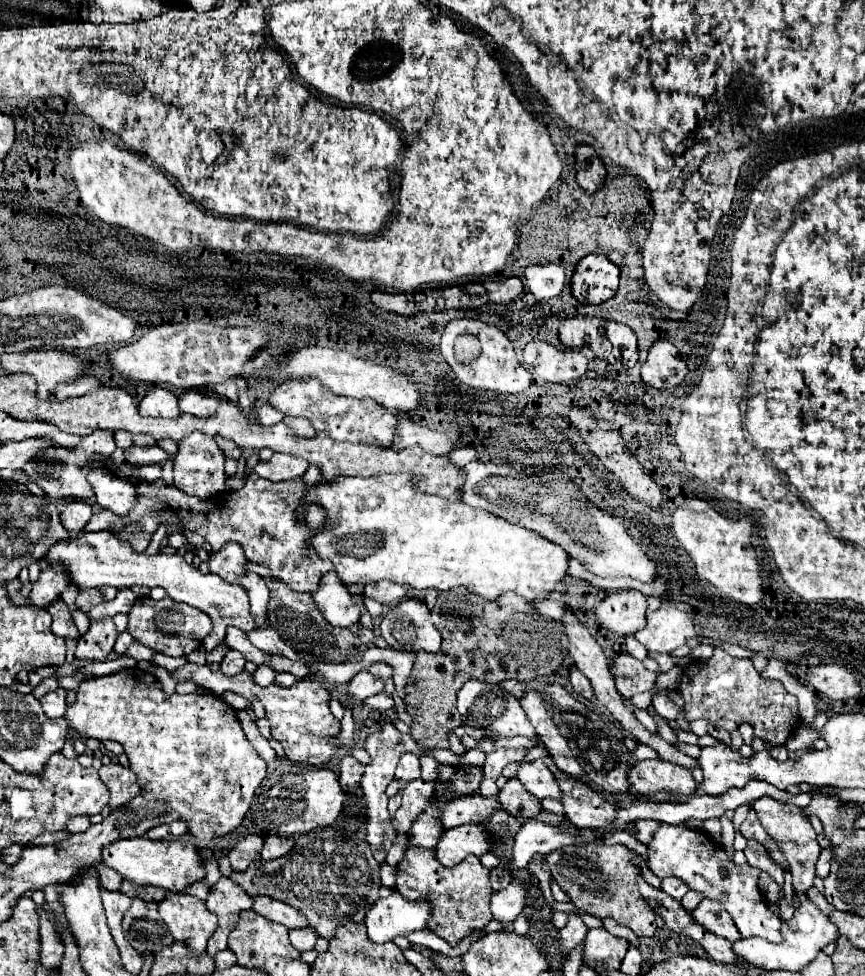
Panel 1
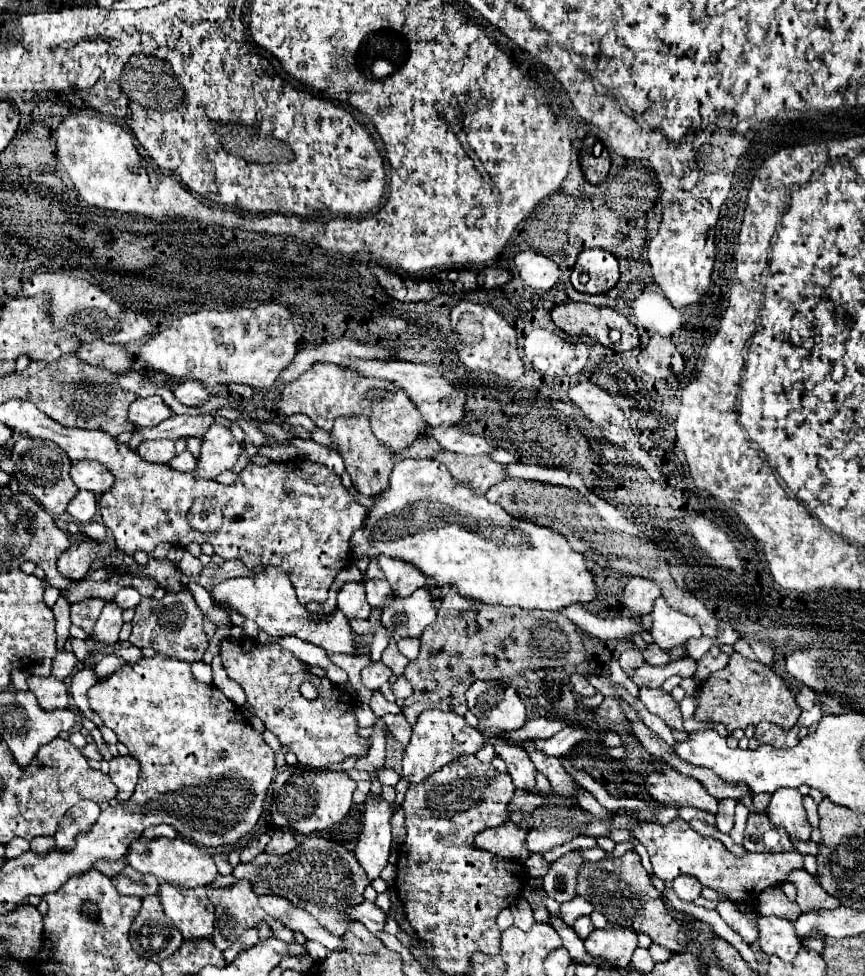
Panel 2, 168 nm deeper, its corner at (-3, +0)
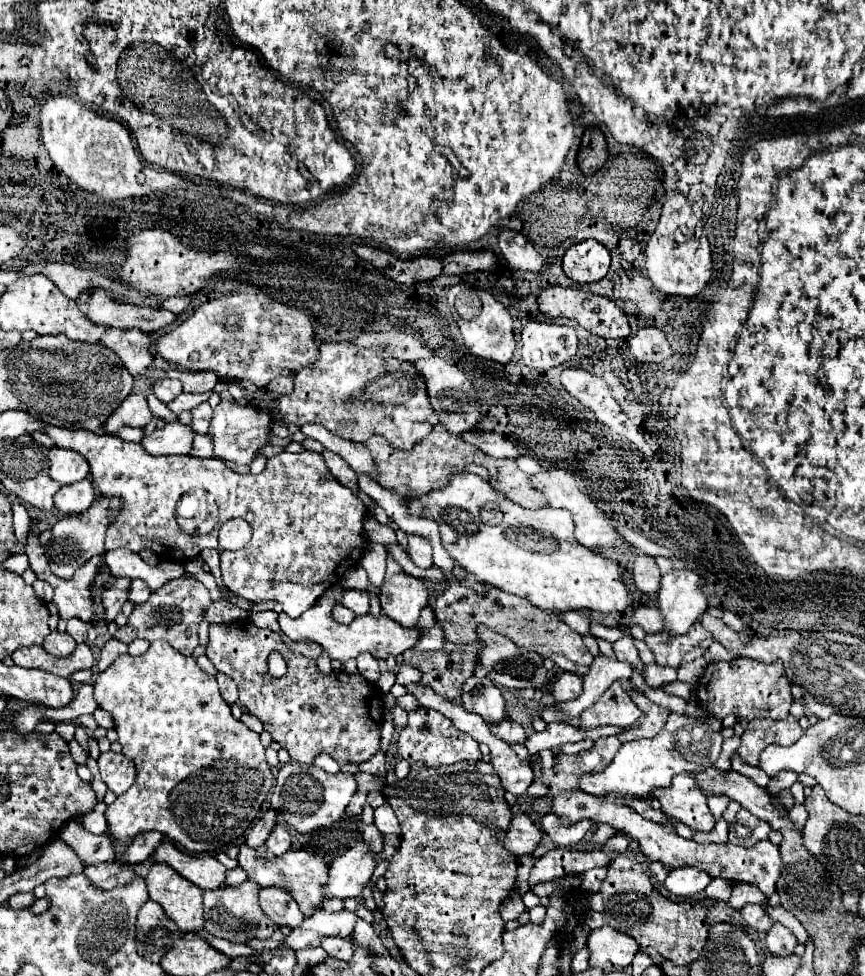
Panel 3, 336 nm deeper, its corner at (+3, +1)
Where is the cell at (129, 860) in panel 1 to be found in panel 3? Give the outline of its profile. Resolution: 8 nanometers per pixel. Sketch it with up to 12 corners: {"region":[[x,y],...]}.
{"region":[[170,840],[154,862],[172,866],[202,890],[226,886],[226,868],[210,854],[190,856]]}

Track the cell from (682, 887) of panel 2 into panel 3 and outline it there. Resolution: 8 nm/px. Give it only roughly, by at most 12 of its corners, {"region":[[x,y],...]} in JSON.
{"region":[[682,866],[670,870],[666,890],[692,896],[712,882],[710,874]]}

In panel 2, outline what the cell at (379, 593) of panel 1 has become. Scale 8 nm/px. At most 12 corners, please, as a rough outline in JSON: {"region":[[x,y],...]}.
{"region":[[378,557],[396,597],[426,585],[416,567],[400,559]]}

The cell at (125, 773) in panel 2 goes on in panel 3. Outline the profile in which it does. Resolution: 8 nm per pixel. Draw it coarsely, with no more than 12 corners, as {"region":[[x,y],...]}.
{"region":[[100,754],[100,776],[114,794],[124,794],[136,778],[130,758]]}

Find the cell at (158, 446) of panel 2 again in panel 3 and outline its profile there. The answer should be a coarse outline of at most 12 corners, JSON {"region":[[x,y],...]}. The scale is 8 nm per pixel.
{"region":[[170,422],[142,440],[148,454],[190,454],[192,426]]}

